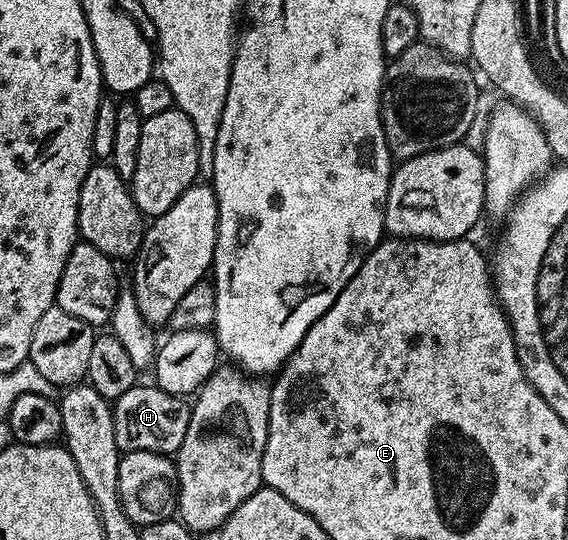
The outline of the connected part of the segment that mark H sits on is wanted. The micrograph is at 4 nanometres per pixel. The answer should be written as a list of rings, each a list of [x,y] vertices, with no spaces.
[[[138,383],[112,405],[114,440],[121,454],[150,451],[175,455],[182,447],[182,439],[186,439],[186,427],[190,423],[191,414],[192,410],[185,398],[170,395],[154,383]]]

